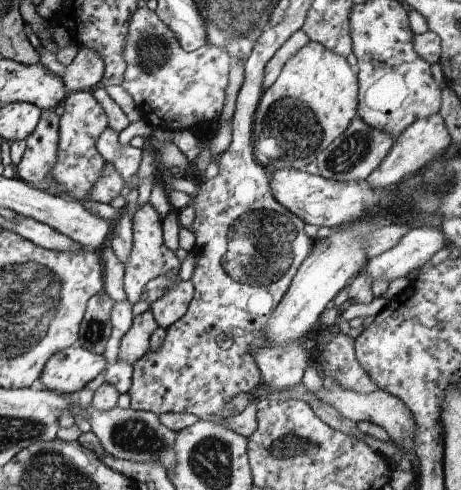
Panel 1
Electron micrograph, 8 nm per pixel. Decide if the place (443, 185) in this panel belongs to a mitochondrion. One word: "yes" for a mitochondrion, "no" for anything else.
yes

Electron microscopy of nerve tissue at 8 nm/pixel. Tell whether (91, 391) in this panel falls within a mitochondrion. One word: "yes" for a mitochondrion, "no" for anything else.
no

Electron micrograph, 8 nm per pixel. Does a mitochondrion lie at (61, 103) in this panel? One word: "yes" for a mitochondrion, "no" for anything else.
no

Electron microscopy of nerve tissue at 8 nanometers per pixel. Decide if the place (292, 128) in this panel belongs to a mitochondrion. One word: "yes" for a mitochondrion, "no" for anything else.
yes

